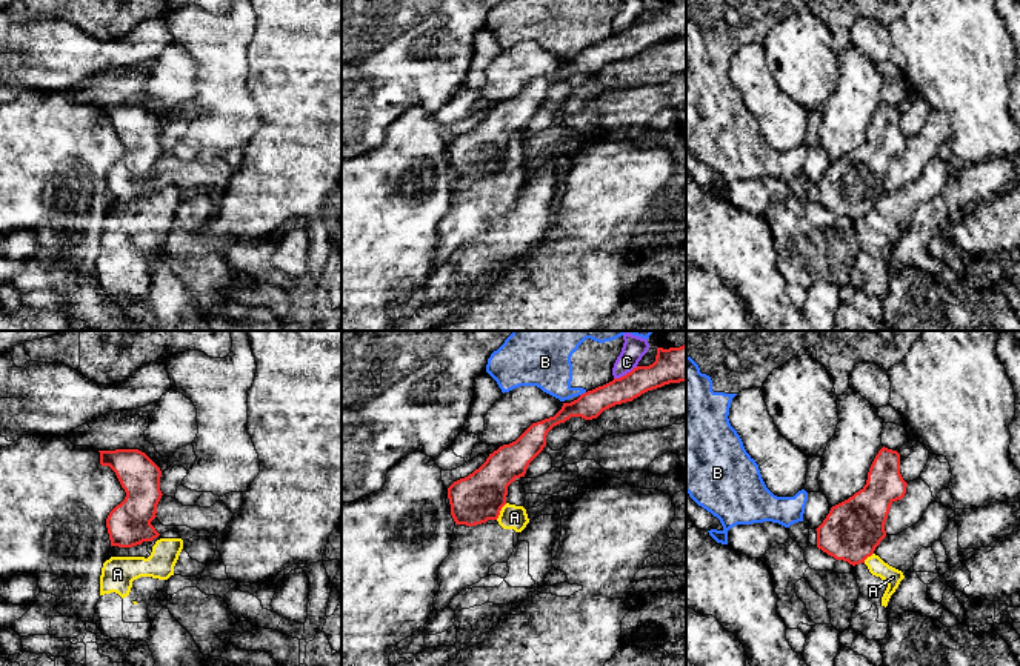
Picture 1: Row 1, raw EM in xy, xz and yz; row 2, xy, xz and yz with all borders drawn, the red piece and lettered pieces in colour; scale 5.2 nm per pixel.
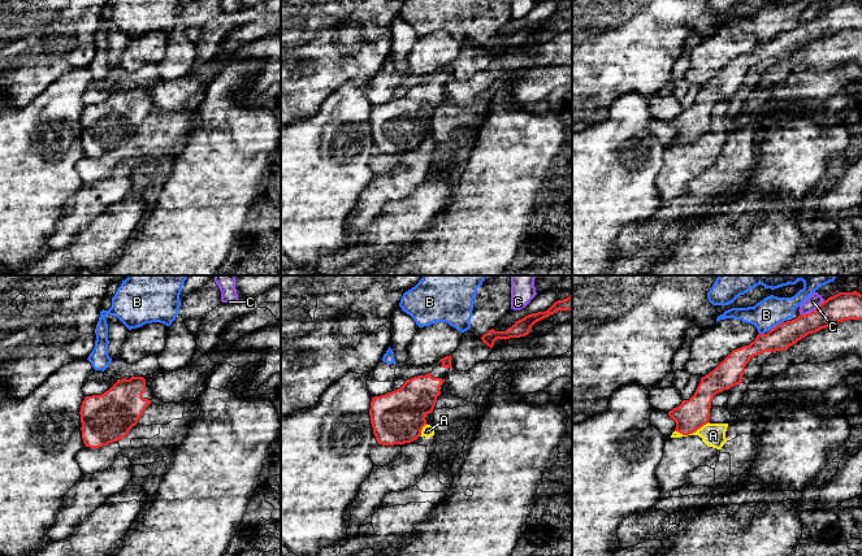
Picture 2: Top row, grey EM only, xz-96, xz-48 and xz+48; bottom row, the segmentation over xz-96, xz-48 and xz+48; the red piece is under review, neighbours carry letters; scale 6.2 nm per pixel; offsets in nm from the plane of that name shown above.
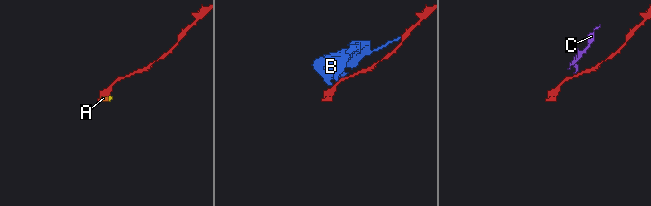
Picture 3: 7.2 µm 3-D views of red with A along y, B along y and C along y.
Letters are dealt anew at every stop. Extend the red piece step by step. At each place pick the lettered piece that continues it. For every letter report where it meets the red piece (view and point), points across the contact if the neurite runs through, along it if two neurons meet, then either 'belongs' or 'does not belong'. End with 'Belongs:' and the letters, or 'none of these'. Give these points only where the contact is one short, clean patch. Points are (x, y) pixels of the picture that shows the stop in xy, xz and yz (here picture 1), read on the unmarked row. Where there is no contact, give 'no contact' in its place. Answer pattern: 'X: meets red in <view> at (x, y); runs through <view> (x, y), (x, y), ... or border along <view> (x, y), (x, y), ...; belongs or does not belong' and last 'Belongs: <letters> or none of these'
A: meets red in xz at (500, 165); border along xz (506, 159), (496, 174); does not belong
B: meets red in xz at (582, 49); border along xz (585, 46), (580, 51); does not belong
C: meets red in xz at (626, 29); border along xz (637, 22), (614, 34); does not belong
Belongs: none of these

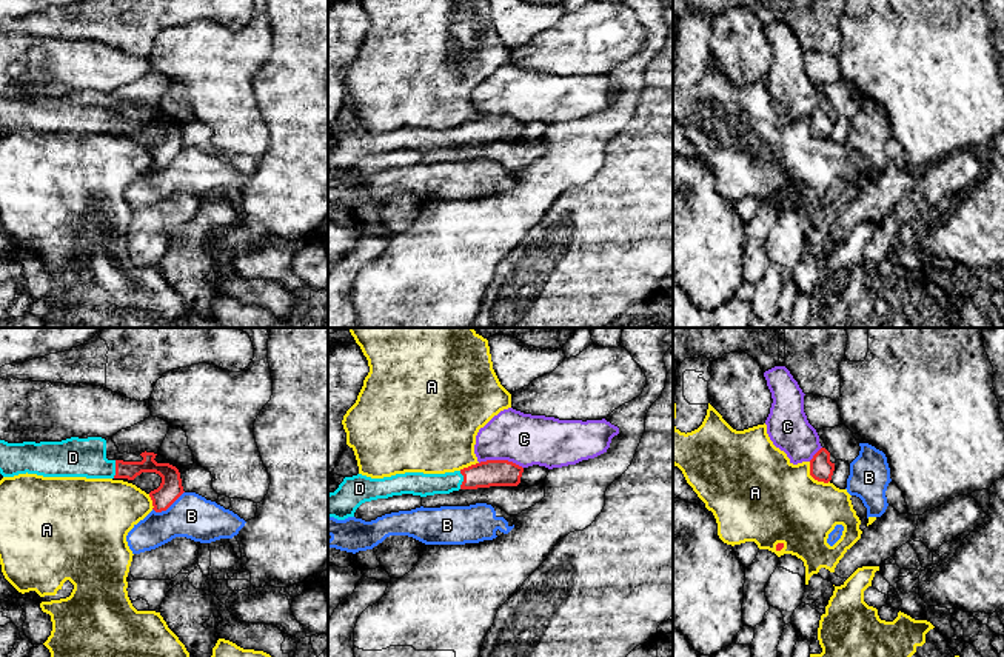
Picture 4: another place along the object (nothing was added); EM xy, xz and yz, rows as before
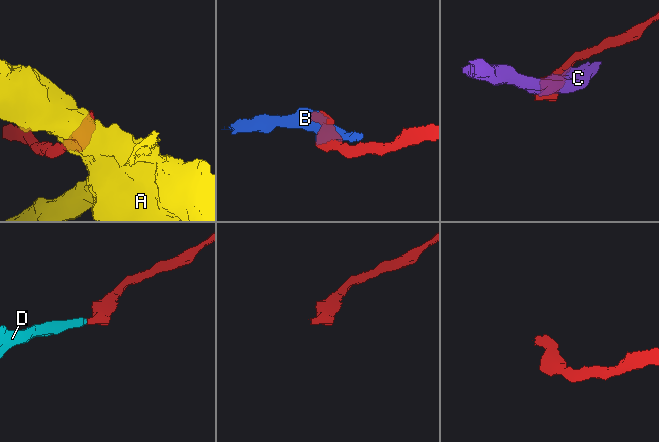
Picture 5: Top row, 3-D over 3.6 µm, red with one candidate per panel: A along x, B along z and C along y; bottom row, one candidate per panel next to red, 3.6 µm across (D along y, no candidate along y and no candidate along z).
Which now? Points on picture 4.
A: meets red in yz at (813, 133); does not belong
B: meets red in xy at (168, 162); border along xy (184, 146), (165, 165), (153, 165); does not belong
C: meets red in xz at (501, 116); does not belong
D: meets red in xy at (116, 125); runs through xy (123, 125), (116, 125), (73, 113); belongs
Belongs: D

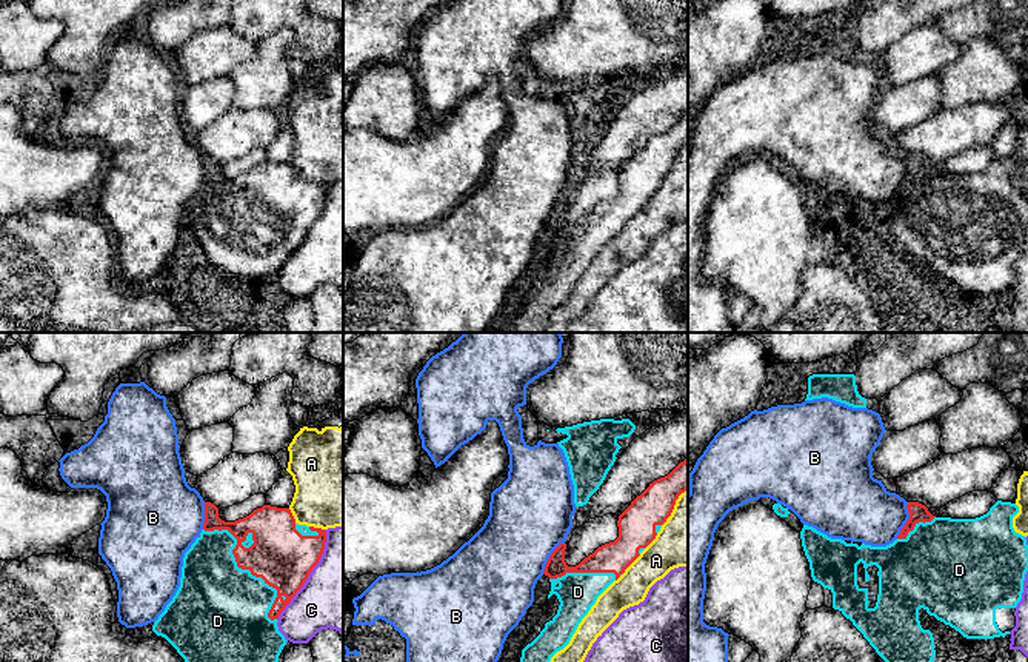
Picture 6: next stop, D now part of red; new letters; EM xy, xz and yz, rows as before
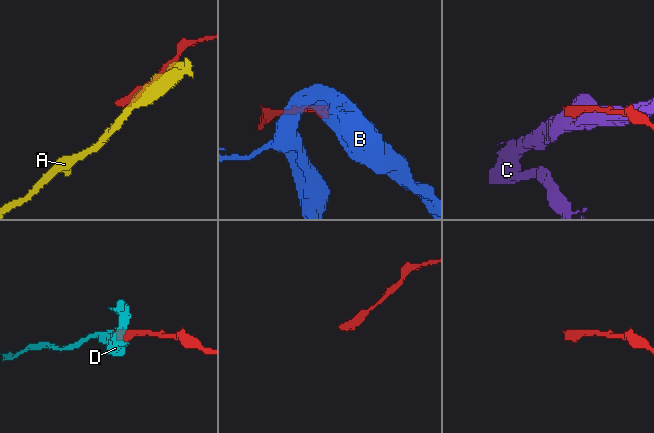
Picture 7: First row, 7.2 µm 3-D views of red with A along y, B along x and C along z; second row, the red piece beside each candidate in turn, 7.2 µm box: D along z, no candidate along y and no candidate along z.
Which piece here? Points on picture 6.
A: meets red in xz at (627, 222); does not belong
B: meets red in yz at (908, 176); border along yz (908, 157), (908, 176), (896, 193); does not belong
C: meets red in xy at (308, 230); does not belong
D: meets red in xy at (245, 224); belongs
Belongs: D

